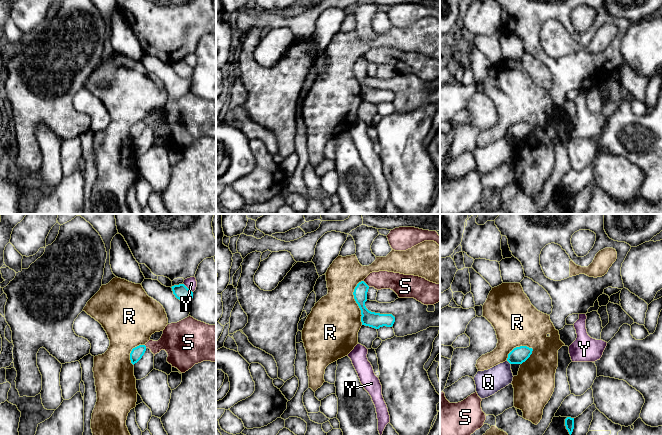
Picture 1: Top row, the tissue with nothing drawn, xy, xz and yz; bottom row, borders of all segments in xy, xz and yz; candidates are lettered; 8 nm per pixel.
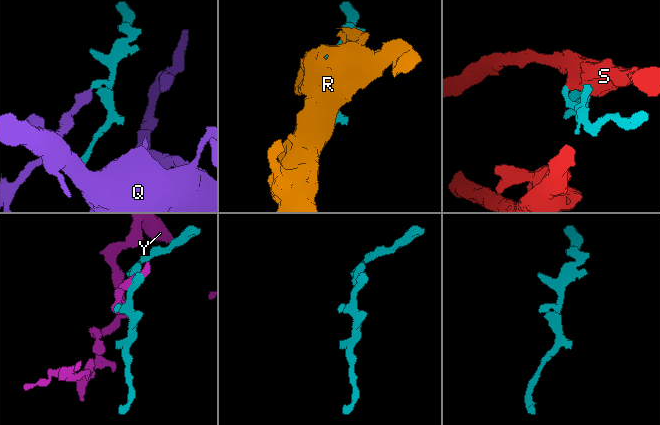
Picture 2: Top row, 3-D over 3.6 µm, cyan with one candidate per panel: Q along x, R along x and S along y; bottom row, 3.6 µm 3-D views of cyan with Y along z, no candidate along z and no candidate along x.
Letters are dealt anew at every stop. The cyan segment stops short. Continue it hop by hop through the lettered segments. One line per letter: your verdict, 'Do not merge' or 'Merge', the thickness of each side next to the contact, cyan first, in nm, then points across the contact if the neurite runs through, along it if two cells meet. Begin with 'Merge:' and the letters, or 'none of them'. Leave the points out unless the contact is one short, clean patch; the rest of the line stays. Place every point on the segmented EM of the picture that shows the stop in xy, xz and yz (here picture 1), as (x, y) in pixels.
Merge: none of them
Q: Do not merge. Thickness 140 nm (cyan) against 200 nm. Boundary: yz (507, 360), (510, 364)
R: Do not merge. Thickness 140 nm (cyan) against 380 nm
S: Do not merge. Thickness 110 nm (cyan) against 140 nm
Y: Do not merge. Thickness 120 nm (cyan) against 90 nm

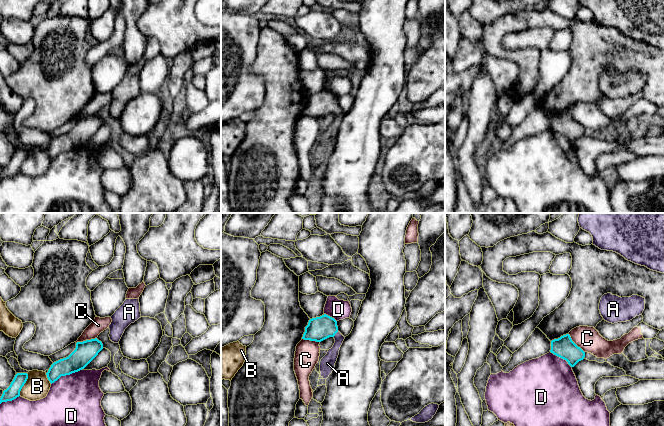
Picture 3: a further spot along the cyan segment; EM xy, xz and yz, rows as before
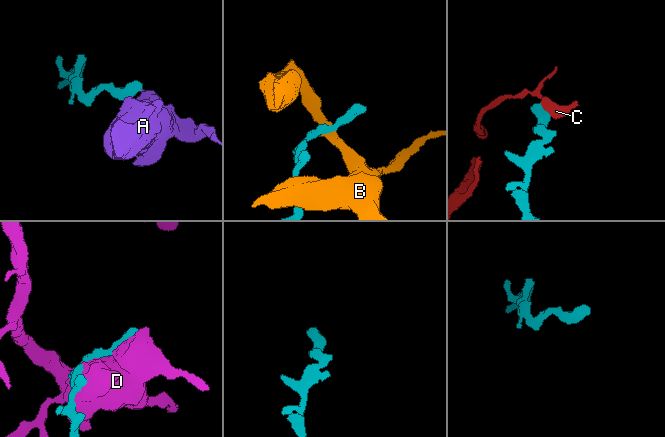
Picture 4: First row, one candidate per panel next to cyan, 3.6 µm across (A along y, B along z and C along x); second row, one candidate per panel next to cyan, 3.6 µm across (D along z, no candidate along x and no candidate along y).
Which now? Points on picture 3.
Merge: A
A: Merge. Thickness 190 nm (cyan) against 120 nm. Path across: xz (318, 329), (330, 329), (335, 333), (337, 345), (327, 363)
B: Do not merge. Thickness 110 nm (cyan) against 200 nm. Boundary: xy (27, 373), (27, 379), (19, 395)
C: Do not merge. Thickness 170 nm (cyan) against 120 nm. Boundary: xy (96, 337), (76, 343)
D: Do not merge. Thickness 170 nm (cyan) against 420 nm

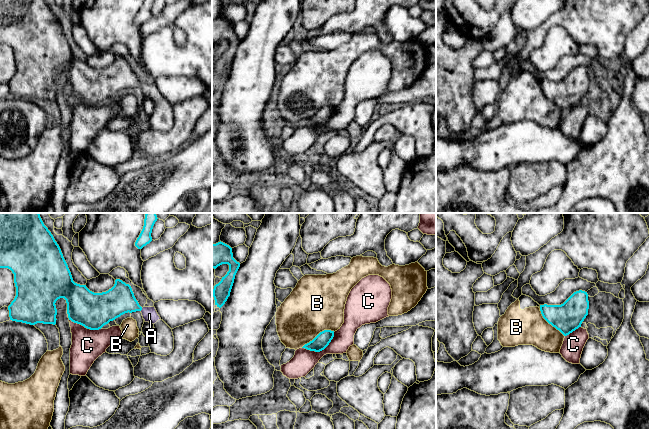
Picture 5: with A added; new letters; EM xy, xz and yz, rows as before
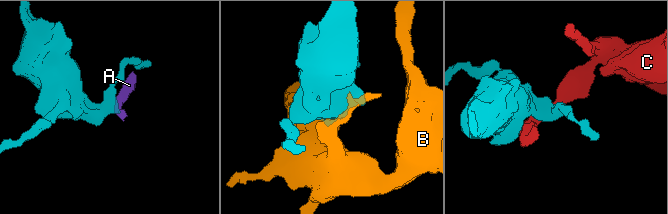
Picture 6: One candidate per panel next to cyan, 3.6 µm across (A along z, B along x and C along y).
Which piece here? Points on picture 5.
Merge: A
A: Merge. Thickness 240 nm (cyan) against 120 nm. Path across: xy (120, 299), (141, 309), (149, 314)
B: Do not merge. Thickness 120 nm (cyan) against 440 nm
C: Do not merge. Thickness 120 nm (cyan) against 180 nm

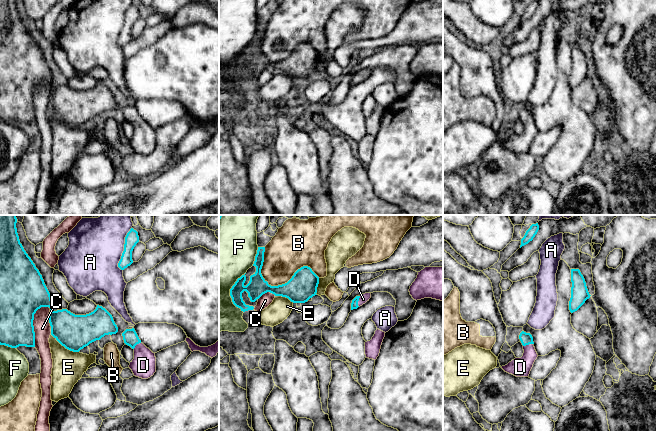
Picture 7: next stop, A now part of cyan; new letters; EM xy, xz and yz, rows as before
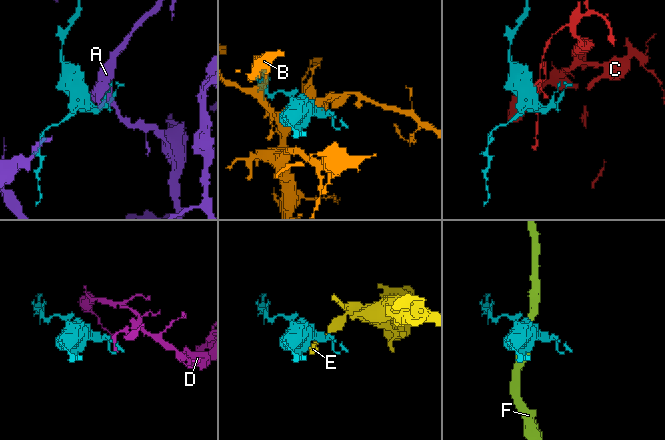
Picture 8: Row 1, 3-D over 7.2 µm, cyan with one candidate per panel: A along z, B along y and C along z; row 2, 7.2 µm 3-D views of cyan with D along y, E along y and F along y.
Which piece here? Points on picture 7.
Merge: D
A: Do not merge. Thickness 110 nm (cyan) against 440 nm
B: Do not merge. Thickness 220 nm (cyan) against 320 nm
C: Do not merge. Thickness 360 nm (cyan) against 140 nm
D: Merge. Thickness 60 nm (cyan) against 70 nm. Path across: xz (354, 305), (358, 300), (364, 298)
E: Do not merge. Thickness 280 nm (cyan) against 260 nm
F: Do not merge. Thickness 160 nm (cyan) against 380 nm

